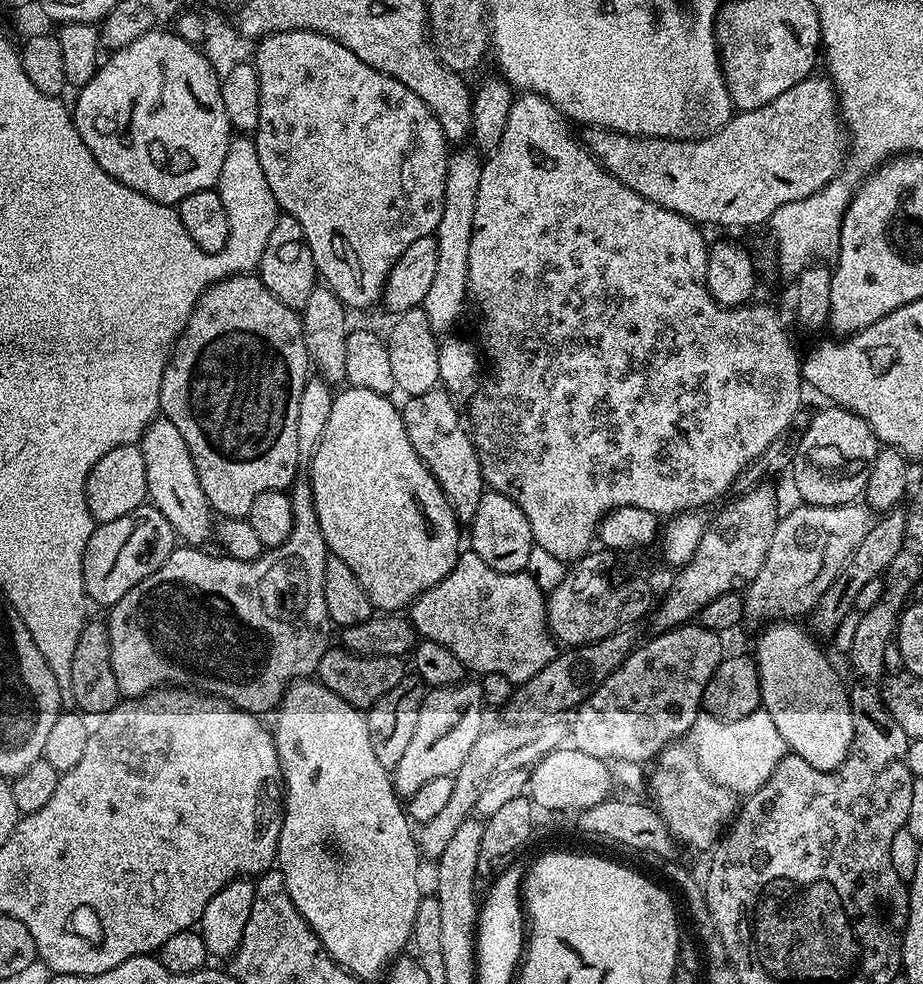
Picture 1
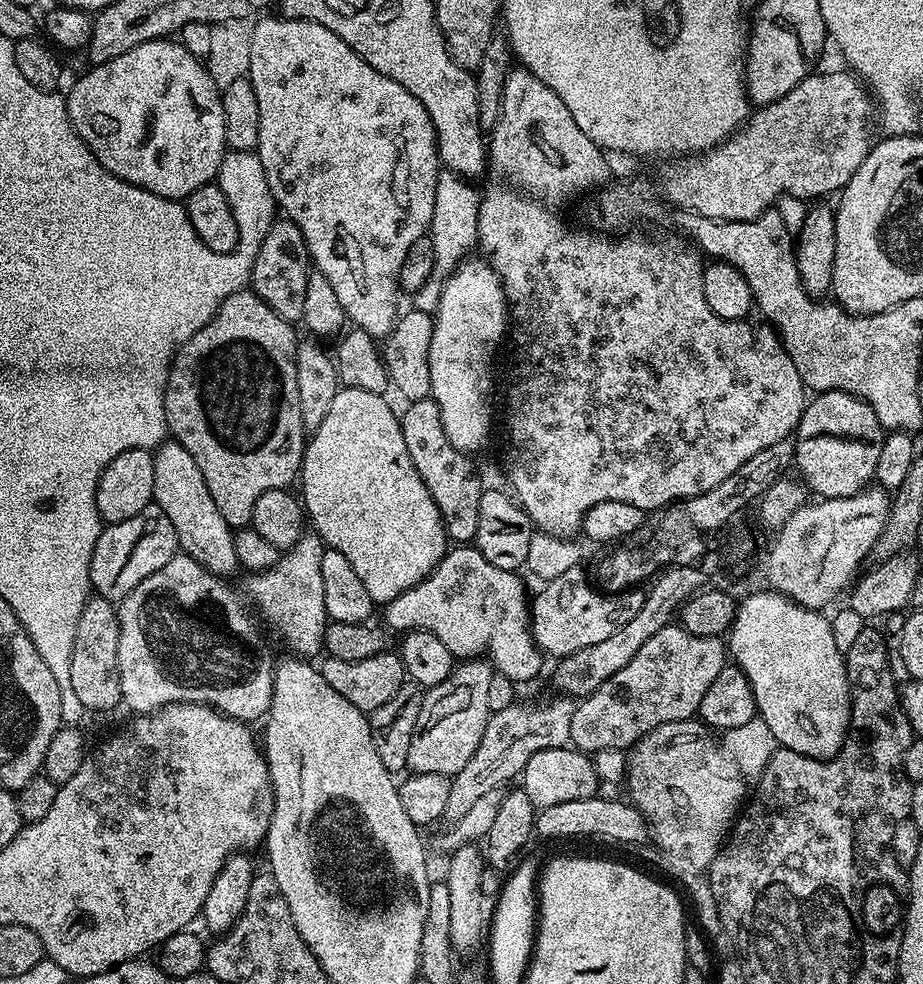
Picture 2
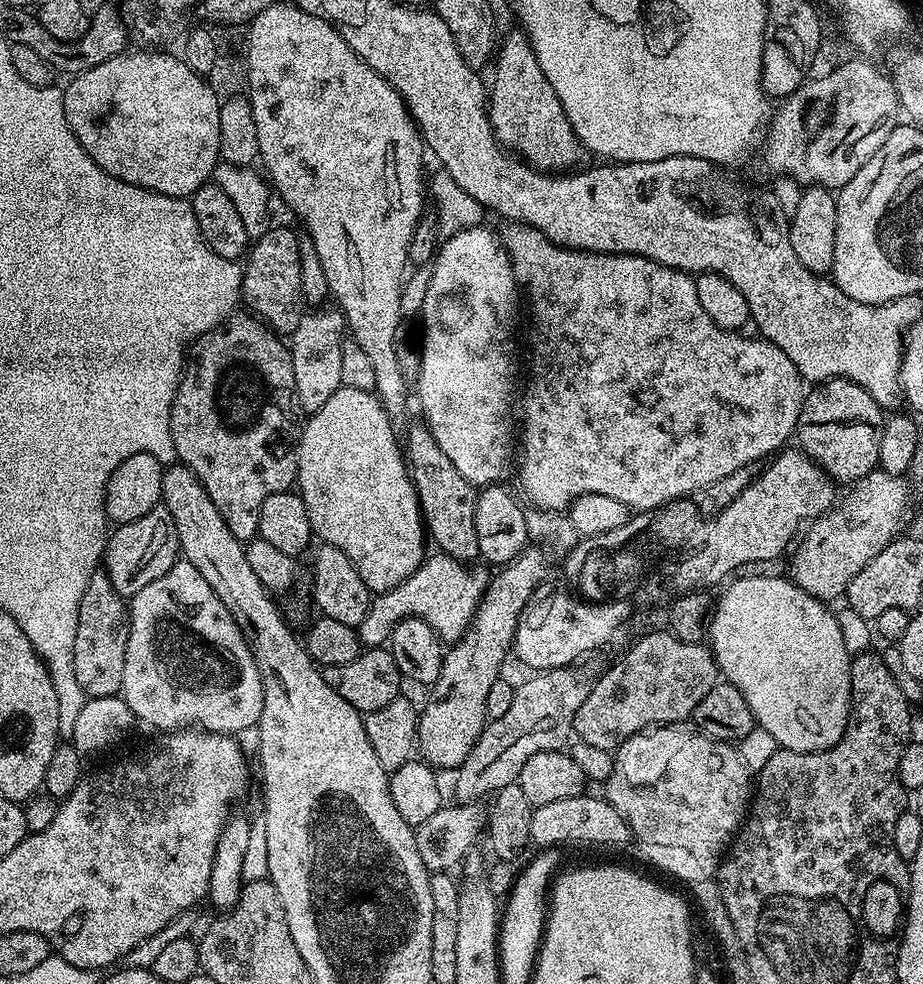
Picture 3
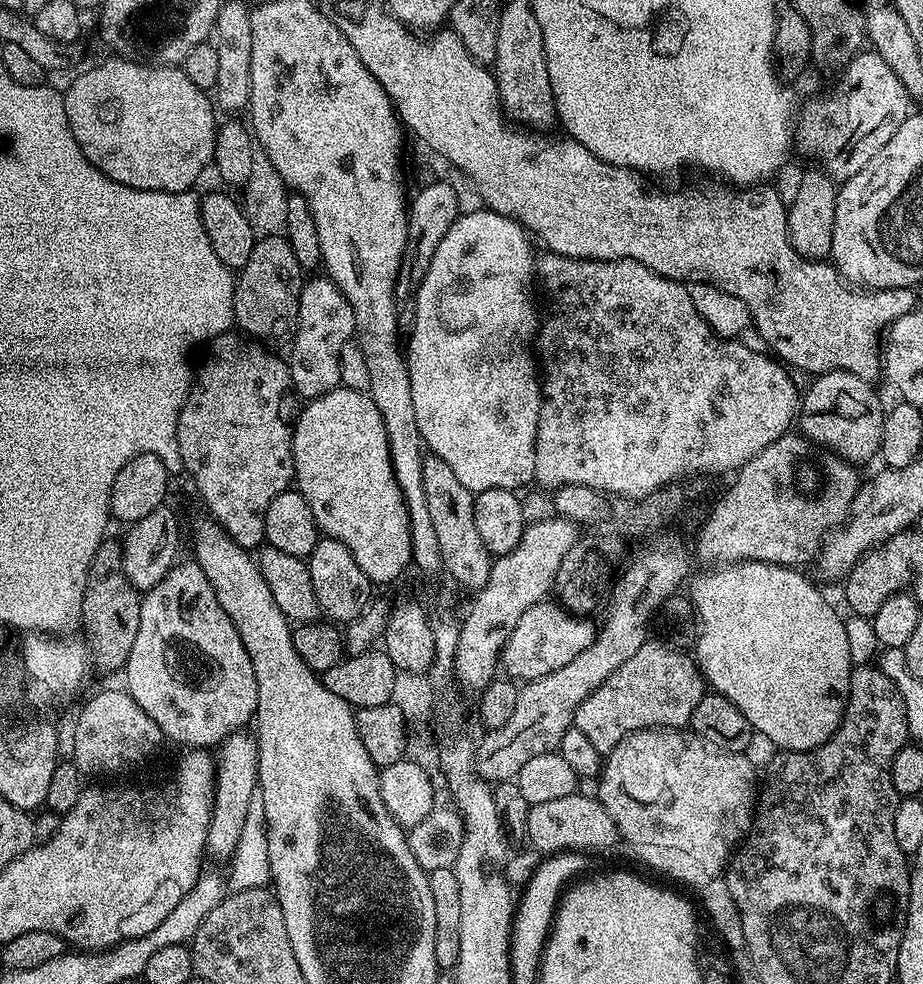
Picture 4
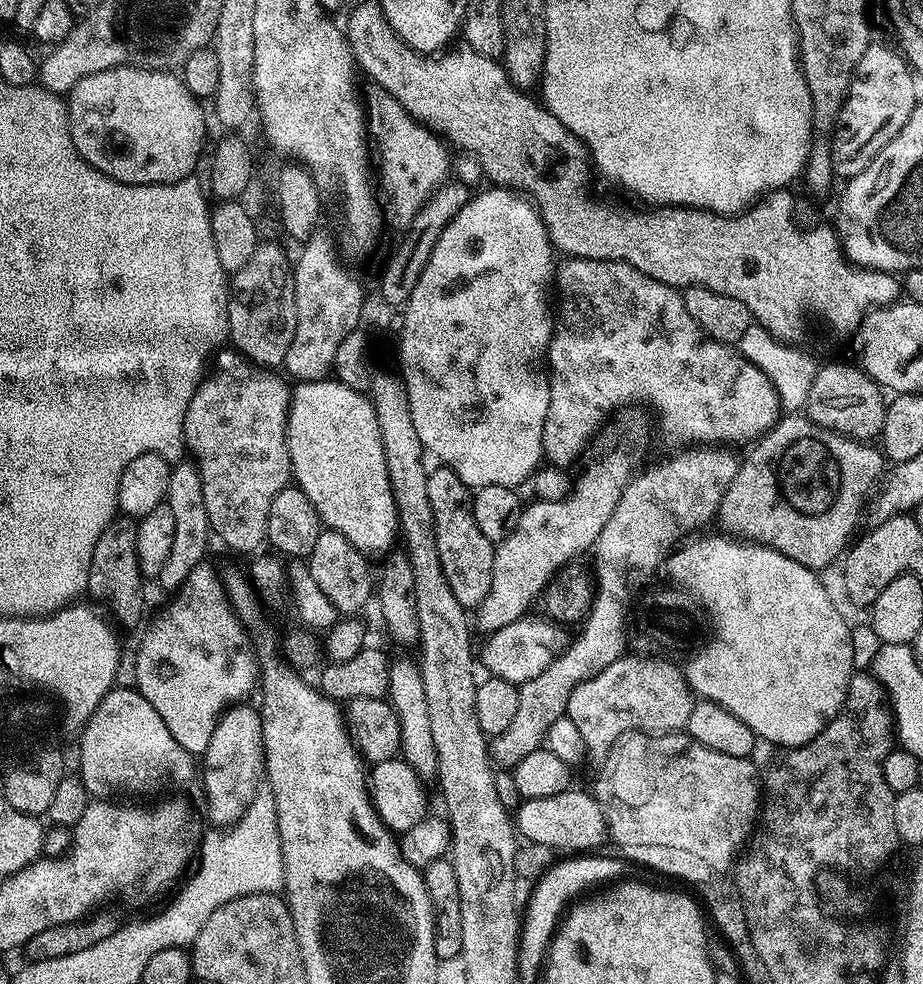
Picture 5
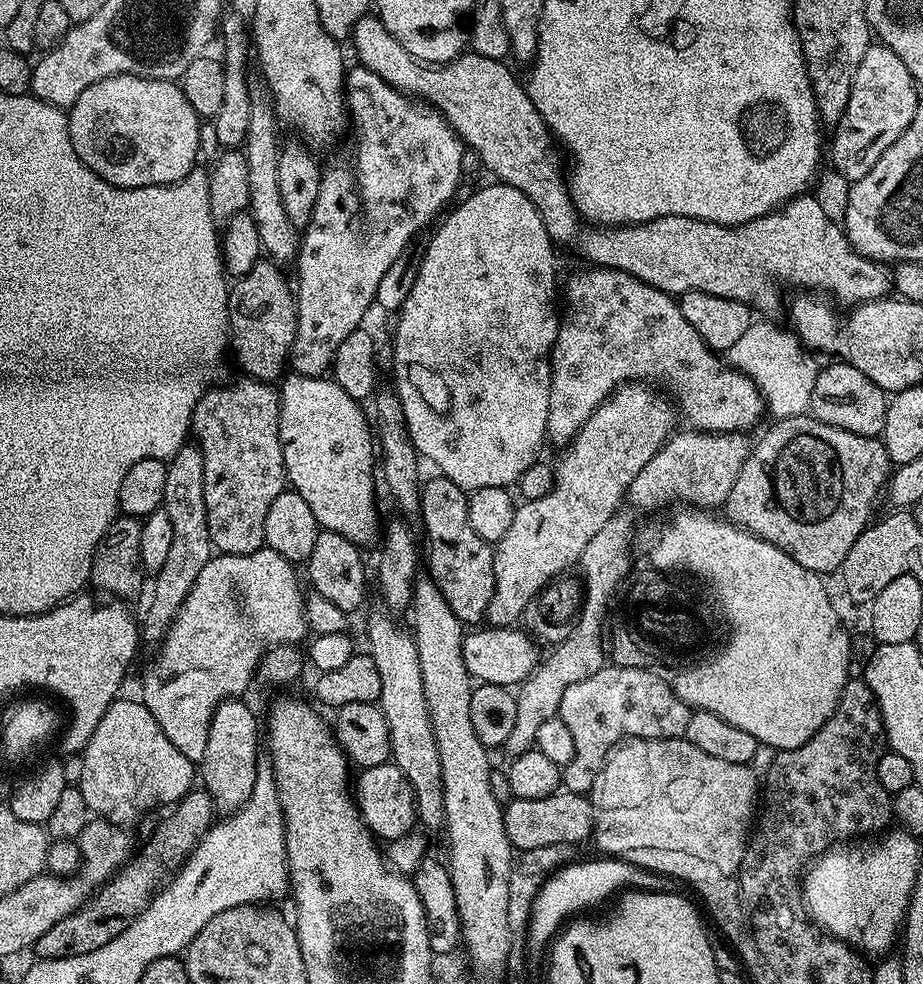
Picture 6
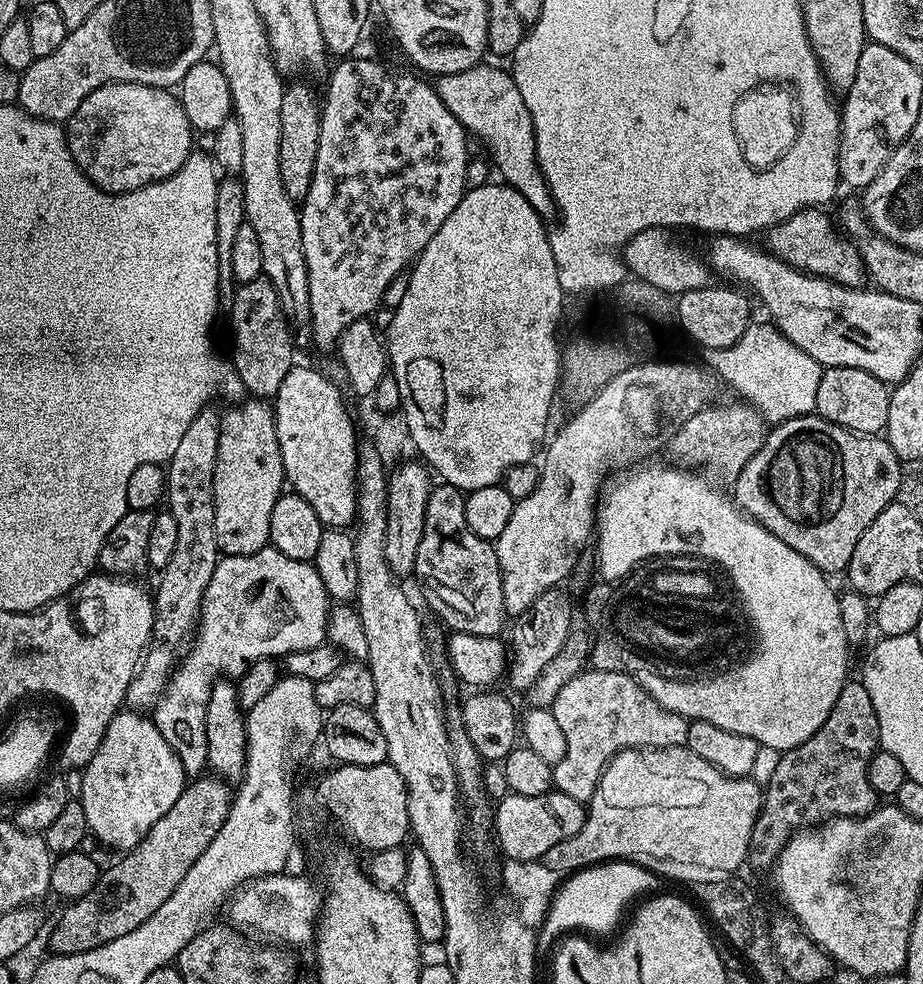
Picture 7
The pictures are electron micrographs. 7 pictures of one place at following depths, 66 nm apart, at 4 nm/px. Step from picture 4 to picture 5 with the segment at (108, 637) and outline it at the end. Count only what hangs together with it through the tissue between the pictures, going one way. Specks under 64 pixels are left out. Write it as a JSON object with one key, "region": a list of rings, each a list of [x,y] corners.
{"region":[[[117,518],[106,526],[106,530],[102,530],[102,538],[98,538],[98,546],[94,546],[87,595],[96,600],[108,600],[109,610],[116,615],[122,627],[139,629],[140,619],[144,616],[144,588],[140,580],[142,573],[136,557],[136,524],[128,518]]]}

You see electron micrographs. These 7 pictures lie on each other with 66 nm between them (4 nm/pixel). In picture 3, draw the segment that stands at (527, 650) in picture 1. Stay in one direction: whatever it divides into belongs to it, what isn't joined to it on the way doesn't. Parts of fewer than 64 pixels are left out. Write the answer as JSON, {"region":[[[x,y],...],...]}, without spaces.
{"region":[[[443,554],[435,555],[429,555],[420,568],[398,586],[373,595],[370,610],[366,618],[362,618],[358,629],[360,643],[365,649],[387,645],[394,626],[411,616],[429,624],[444,642],[455,642],[468,633],[480,608],[480,601],[488,590],[489,573],[472,568],[476,566],[469,566],[463,560]]]}

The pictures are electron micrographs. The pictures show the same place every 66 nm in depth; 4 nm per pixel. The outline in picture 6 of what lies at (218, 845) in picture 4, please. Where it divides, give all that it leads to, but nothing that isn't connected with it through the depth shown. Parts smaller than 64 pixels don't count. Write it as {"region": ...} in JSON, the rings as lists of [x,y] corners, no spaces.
{"region":[[[233,698],[223,700],[214,710],[212,721],[210,722],[210,734],[206,738],[206,754],[198,761],[198,776],[204,784],[203,791],[212,798],[213,809],[220,814],[231,814],[242,807],[250,798],[250,790],[256,781],[256,769],[260,752],[262,756],[262,728],[256,725],[256,716],[252,713],[252,708],[248,704],[243,704],[243,699]]]}

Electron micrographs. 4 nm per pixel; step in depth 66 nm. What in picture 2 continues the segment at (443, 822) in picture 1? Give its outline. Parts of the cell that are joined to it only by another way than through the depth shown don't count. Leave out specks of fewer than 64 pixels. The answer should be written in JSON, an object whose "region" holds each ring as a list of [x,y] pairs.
{"region":[[[563,694],[557,695],[557,697],[557,700],[548,700],[545,704],[514,702],[510,706],[506,706],[506,710],[498,710],[489,715],[488,725],[482,734],[482,742],[478,742],[478,750],[474,750],[470,762],[466,762],[466,766],[462,766],[462,770],[458,770],[458,774],[451,777],[450,798],[446,798],[446,810],[443,814],[445,821],[455,822],[458,818],[462,818],[462,814],[467,814],[470,806],[474,806],[474,802],[478,802],[478,798],[482,798],[482,794],[490,794],[490,790],[500,788],[503,780],[512,780],[515,776],[517,779],[523,773],[526,762],[530,762],[530,758],[534,758],[534,754],[538,754],[538,750],[563,748],[569,743],[570,722],[574,718],[577,701]]]}

